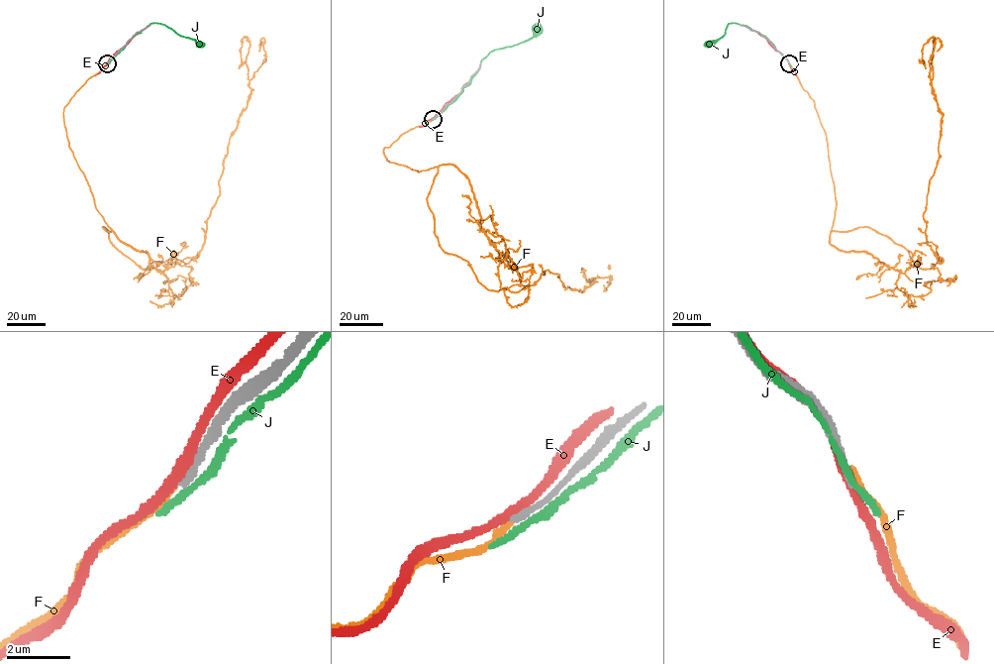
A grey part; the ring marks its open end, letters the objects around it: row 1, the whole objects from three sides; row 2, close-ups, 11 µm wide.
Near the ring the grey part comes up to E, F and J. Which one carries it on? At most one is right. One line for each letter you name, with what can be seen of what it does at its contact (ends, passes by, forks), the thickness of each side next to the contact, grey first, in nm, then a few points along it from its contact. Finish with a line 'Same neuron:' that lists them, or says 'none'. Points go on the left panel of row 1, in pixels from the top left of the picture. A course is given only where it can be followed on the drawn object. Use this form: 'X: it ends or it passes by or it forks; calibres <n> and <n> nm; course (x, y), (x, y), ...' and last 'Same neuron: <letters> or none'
Same neuron: none

